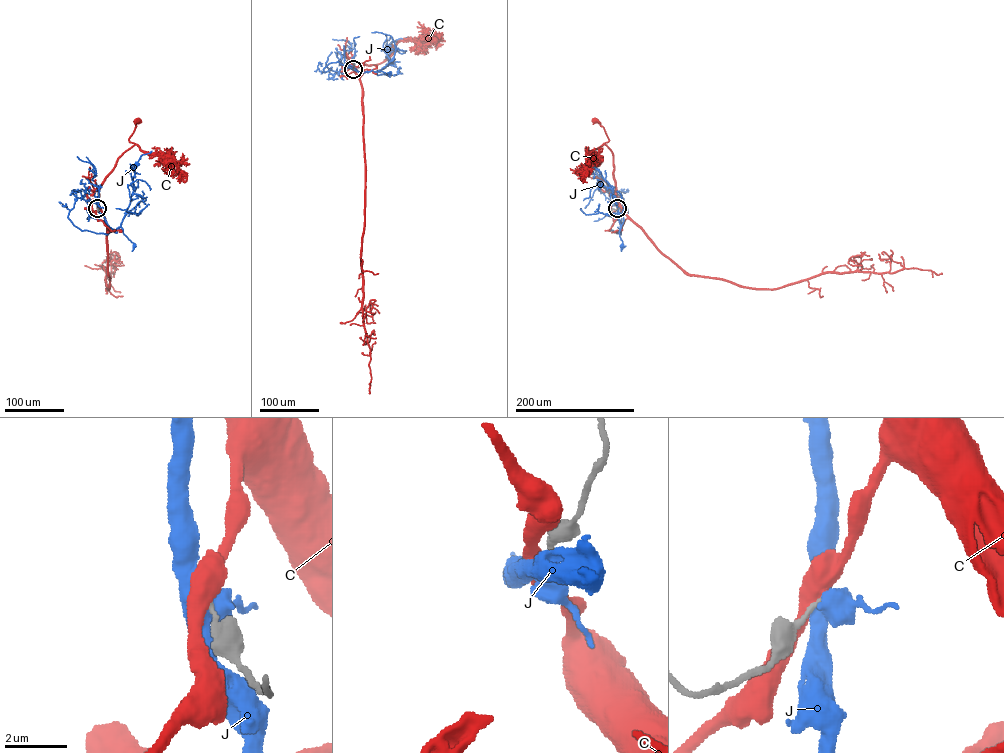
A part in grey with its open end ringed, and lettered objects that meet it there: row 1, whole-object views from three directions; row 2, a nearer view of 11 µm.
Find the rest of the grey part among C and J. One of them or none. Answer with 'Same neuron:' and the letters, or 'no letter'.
Same neuron: no letter

